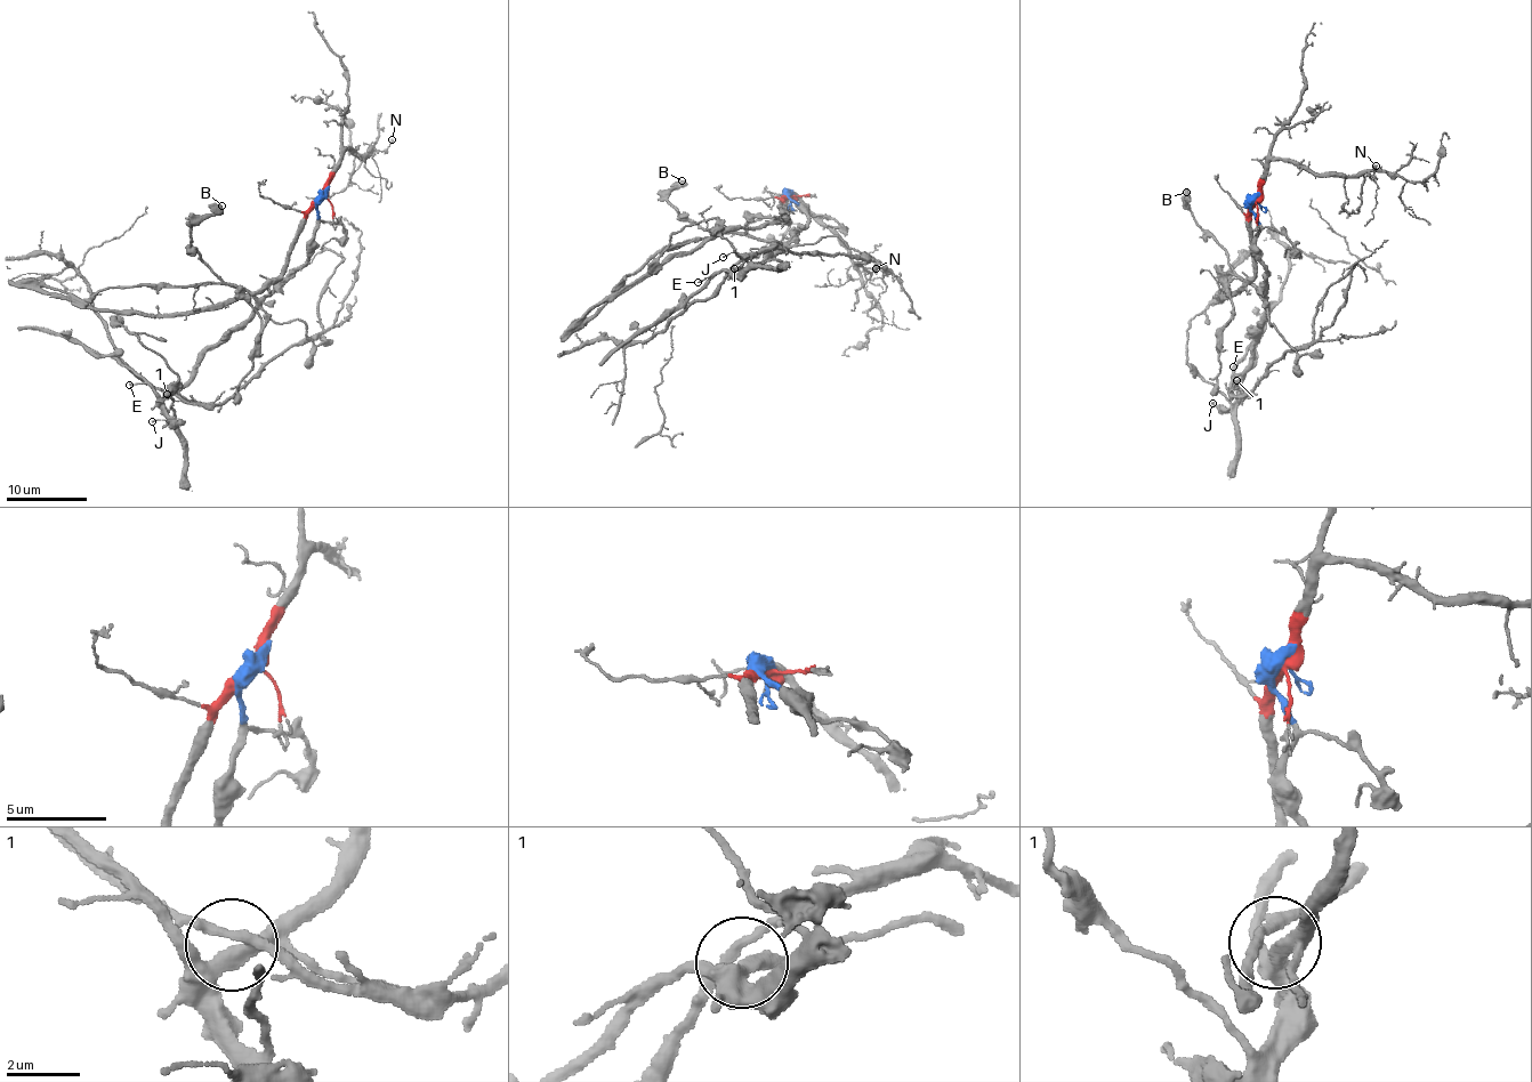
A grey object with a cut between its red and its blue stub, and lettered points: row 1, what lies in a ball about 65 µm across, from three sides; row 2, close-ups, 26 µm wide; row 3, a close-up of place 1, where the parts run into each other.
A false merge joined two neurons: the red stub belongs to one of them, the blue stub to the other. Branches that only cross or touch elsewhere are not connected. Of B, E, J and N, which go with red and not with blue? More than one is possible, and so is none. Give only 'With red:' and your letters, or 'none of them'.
With red: N

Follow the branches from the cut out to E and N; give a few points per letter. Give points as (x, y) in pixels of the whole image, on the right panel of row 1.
E: (1252, 201), (1259, 260), (1267, 272), (1262, 291), (1266, 306), (1252, 332), (1252, 357), (1234, 382), (1232, 365)
N: (1252, 201), (1258, 179), (1273, 160), (1297, 160), (1315, 172), (1360, 176), (1371, 176), (1377, 164)

